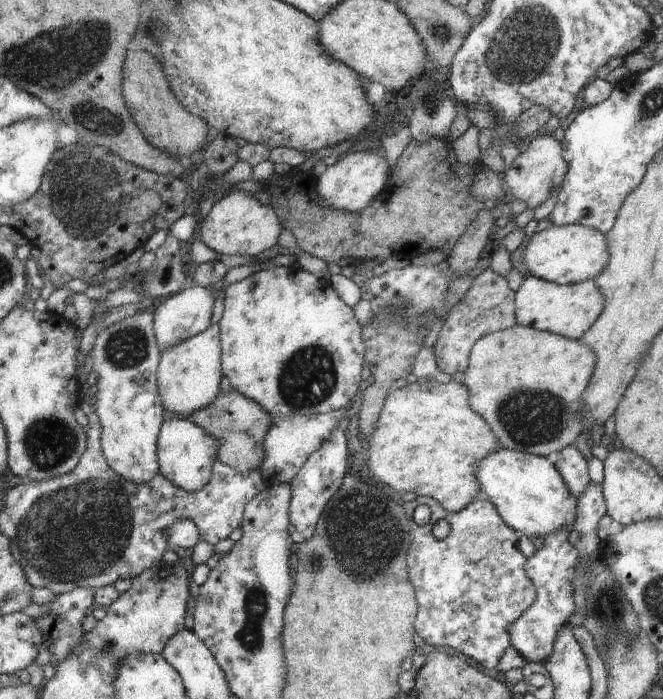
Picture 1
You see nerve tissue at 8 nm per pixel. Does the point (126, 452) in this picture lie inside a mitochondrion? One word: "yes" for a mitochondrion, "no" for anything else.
no

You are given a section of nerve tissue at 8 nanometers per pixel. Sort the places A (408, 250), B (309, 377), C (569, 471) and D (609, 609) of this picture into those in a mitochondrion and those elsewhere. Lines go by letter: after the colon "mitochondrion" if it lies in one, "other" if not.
A: other
B: mitochondrion
C: other
D: mitochondrion

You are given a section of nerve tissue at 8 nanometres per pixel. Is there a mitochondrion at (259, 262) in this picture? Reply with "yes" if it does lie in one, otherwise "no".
no

